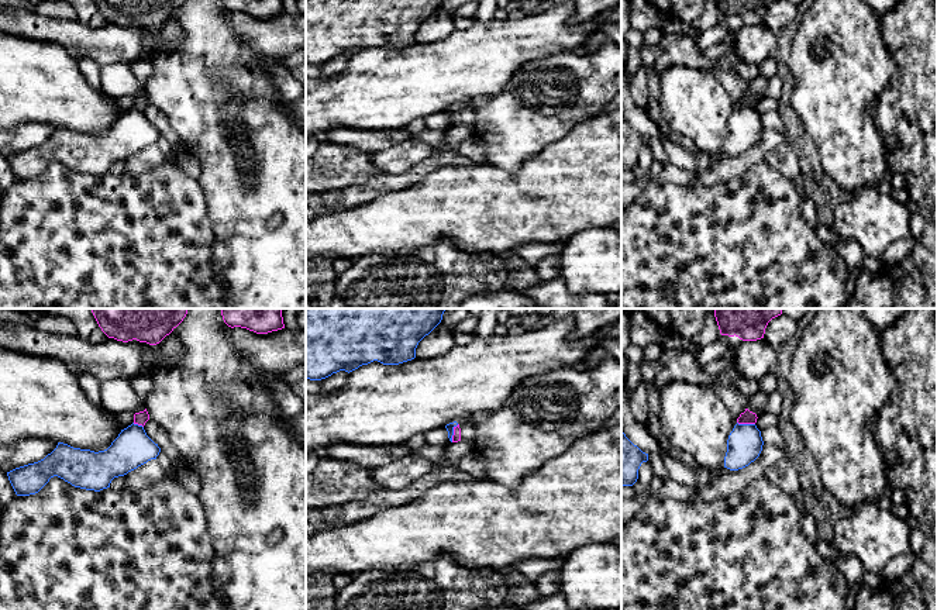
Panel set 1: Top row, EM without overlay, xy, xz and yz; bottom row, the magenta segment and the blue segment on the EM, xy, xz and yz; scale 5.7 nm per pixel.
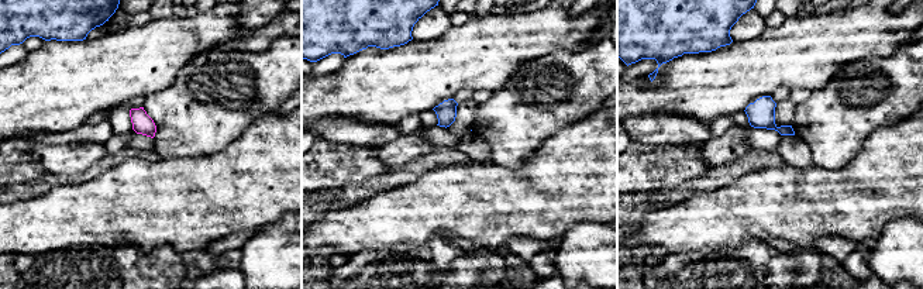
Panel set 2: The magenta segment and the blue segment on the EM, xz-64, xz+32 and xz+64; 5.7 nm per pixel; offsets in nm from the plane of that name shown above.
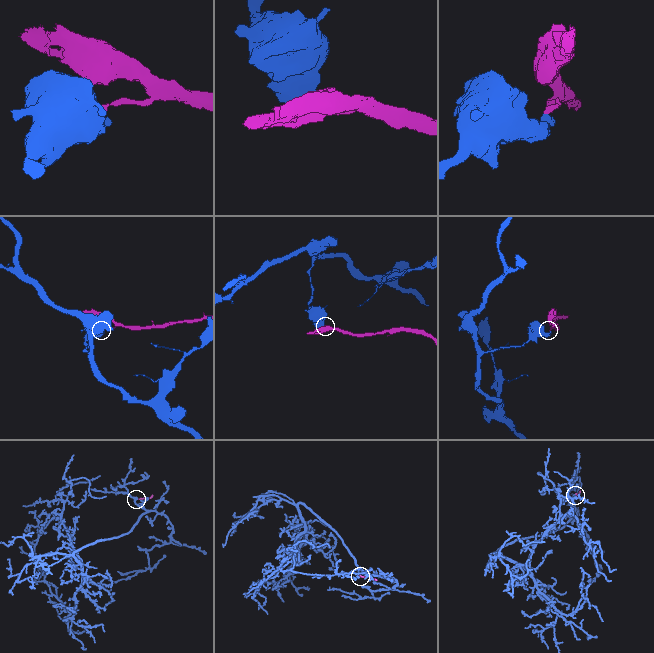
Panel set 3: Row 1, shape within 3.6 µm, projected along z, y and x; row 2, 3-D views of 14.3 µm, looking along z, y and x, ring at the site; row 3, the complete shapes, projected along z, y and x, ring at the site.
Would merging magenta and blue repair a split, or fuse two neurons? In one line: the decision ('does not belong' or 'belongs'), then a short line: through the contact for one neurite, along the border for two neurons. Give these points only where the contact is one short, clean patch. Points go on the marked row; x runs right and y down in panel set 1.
does not belong; line xz (458, 424), (454, 428), (451, 441)

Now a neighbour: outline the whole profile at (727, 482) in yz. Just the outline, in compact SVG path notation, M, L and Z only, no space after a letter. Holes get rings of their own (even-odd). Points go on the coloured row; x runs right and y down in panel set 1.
M764 444L759 456L748 466L730 471L724 465L720 466L720 473L713 482L702 489L697 489L696 499L712 502L727 499L730 494L745 489L748 485L765 475L765 471L785 458L785 449L771 444Z

